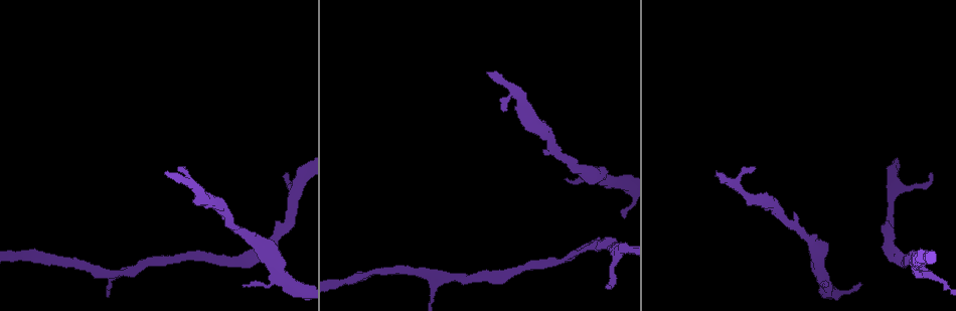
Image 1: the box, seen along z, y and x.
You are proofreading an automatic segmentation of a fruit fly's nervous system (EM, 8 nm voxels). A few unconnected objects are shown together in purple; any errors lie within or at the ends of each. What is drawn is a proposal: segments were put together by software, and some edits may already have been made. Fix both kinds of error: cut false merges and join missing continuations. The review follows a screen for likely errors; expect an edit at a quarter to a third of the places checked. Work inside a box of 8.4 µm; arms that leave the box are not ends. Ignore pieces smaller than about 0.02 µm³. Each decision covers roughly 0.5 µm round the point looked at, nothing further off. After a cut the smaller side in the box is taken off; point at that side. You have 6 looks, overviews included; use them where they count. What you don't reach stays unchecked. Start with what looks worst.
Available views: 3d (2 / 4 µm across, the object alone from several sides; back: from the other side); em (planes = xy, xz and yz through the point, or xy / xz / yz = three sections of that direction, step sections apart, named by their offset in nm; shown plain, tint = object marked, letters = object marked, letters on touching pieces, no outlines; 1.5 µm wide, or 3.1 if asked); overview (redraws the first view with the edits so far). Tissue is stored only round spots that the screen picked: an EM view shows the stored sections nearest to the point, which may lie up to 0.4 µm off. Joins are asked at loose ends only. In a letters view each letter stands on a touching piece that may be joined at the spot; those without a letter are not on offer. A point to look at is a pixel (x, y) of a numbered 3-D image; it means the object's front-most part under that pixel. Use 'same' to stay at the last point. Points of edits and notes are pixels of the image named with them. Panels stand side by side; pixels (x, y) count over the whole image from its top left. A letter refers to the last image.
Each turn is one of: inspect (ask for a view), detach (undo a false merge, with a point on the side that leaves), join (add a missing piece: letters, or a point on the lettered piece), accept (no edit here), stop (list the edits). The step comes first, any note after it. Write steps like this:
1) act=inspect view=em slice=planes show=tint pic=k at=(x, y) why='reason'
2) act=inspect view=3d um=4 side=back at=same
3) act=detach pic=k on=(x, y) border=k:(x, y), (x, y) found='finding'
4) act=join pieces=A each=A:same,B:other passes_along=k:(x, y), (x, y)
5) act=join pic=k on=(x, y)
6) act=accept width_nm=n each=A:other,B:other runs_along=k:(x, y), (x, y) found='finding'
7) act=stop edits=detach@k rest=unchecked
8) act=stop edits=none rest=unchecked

act=inspect view=em slice=xy step=4 show=tint pic=1 at=(717, 171) why='free end'

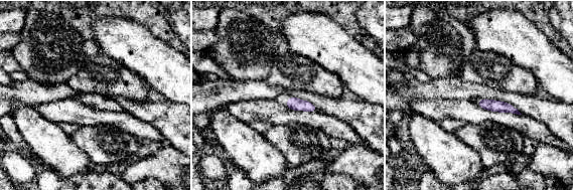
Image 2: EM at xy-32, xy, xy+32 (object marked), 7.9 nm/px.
act=inspect view=em slice=planes show=letters at=same why='another direction'

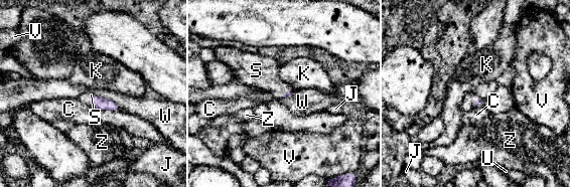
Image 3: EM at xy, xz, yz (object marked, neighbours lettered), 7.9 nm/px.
act=join pieces=S each=C:other,J:other,K:other,S:same,U:other,V:other,W:other,Z:other found='it goes on there'

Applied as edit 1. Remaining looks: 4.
act=inspect view=em slice=planes show=letters pic=1 at=(564, 179) why='an open end'

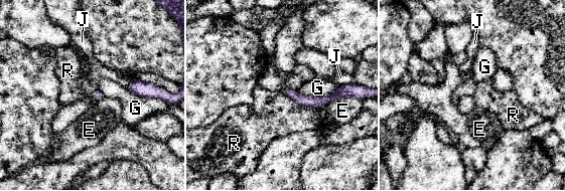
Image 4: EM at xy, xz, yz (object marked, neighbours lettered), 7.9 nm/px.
act=accept each=E:other,G:other,J:other,R:other border=4:(284, 93), (298, 104), (318, 110) found='no lettered piece goes on from it'

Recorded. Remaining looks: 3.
act=inspect view=3d um=4 pic=1 at=(933, 174) why='free end'

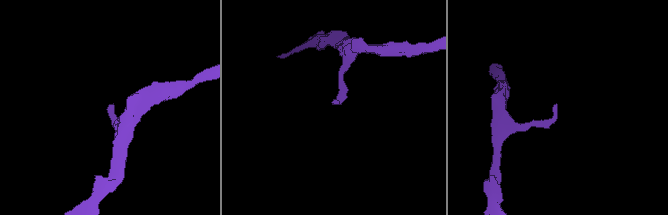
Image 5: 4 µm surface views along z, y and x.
act=inspect view=em slice=planes show=tint pic=5 at=(112, 105)

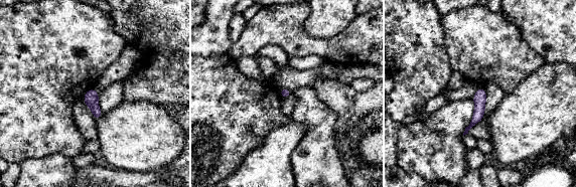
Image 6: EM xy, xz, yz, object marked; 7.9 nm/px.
act=inspect view=em slice=planes show=letters at=same why='see the neighbours'

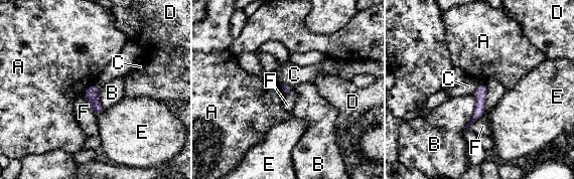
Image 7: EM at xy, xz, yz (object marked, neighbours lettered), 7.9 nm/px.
act=accept width_nm=80 each=A:other,B:other,C:other,D:other,E:other,F:other runs_along=7:(481, 85), (480, 109), (474, 118) found='none of them fits'

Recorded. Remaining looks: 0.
act=stop edits=join@3 rest=unchecked

